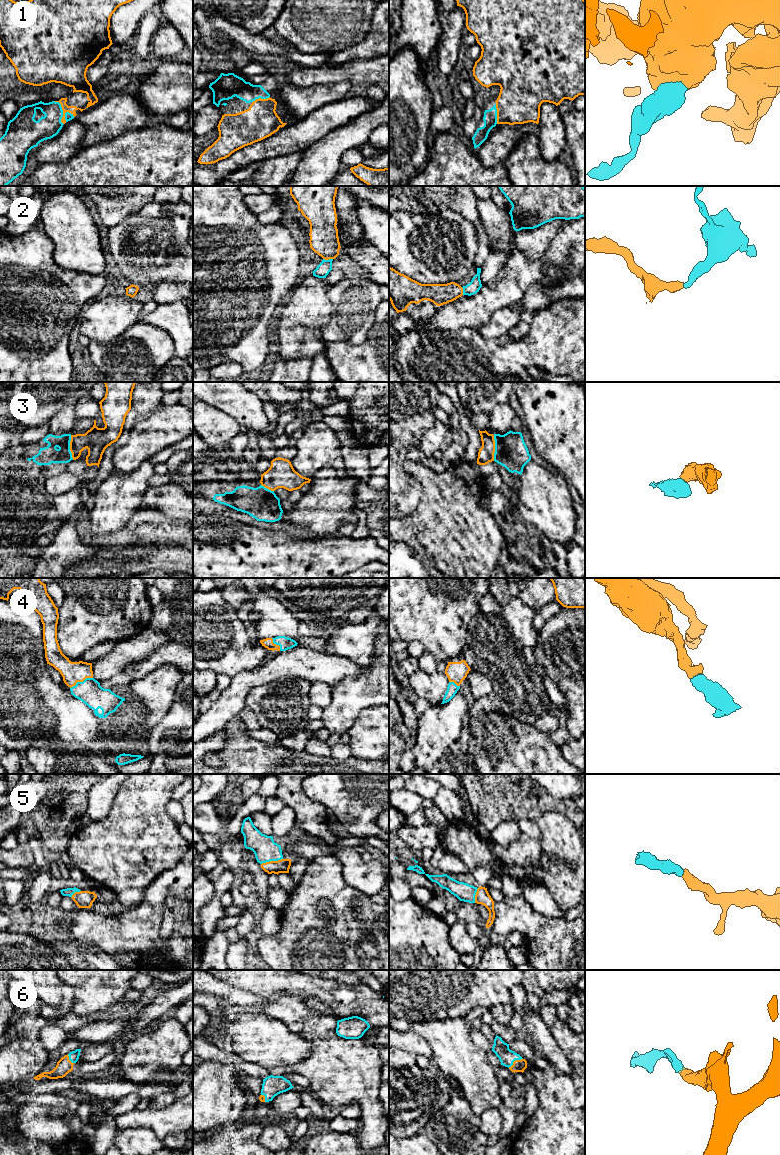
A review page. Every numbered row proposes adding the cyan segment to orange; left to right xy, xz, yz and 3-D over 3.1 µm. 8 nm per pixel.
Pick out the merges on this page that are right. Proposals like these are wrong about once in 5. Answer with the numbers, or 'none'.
1, 2, 4, 5, 6

